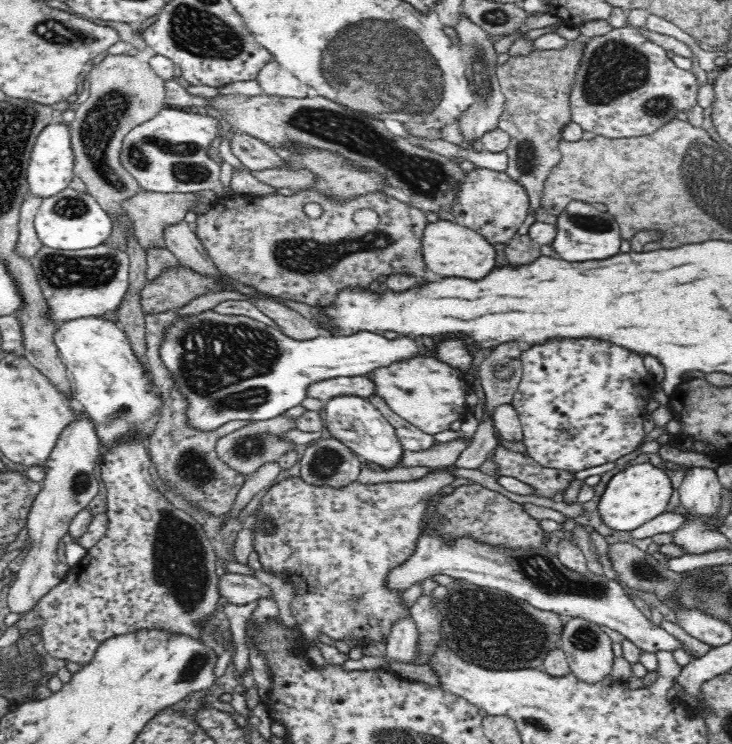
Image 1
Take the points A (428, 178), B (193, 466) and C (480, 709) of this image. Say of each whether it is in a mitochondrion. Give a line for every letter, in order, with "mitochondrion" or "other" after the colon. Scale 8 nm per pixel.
A: mitochondrion
B: mitochondrion
C: other

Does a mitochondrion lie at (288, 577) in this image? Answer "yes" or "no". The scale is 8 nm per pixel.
no

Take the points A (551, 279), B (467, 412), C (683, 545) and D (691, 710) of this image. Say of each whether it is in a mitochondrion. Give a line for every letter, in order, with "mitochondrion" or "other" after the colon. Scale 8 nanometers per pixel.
A: other
B: other
C: other
D: other

